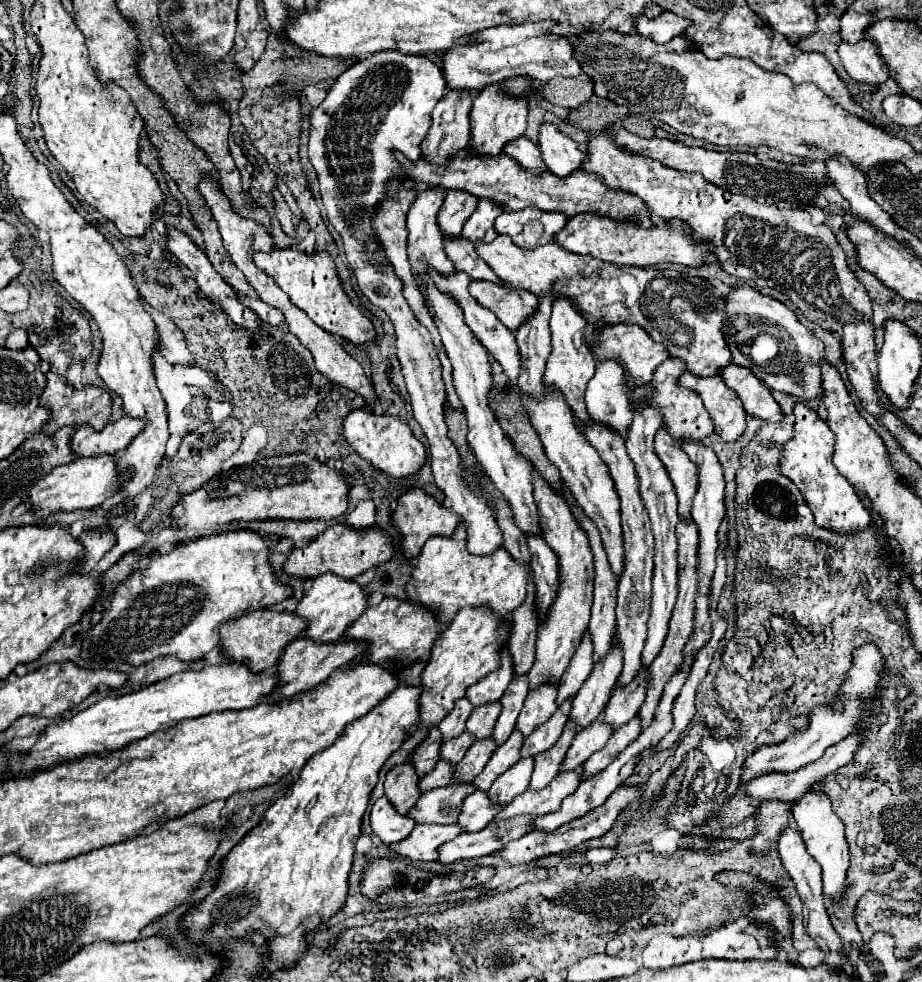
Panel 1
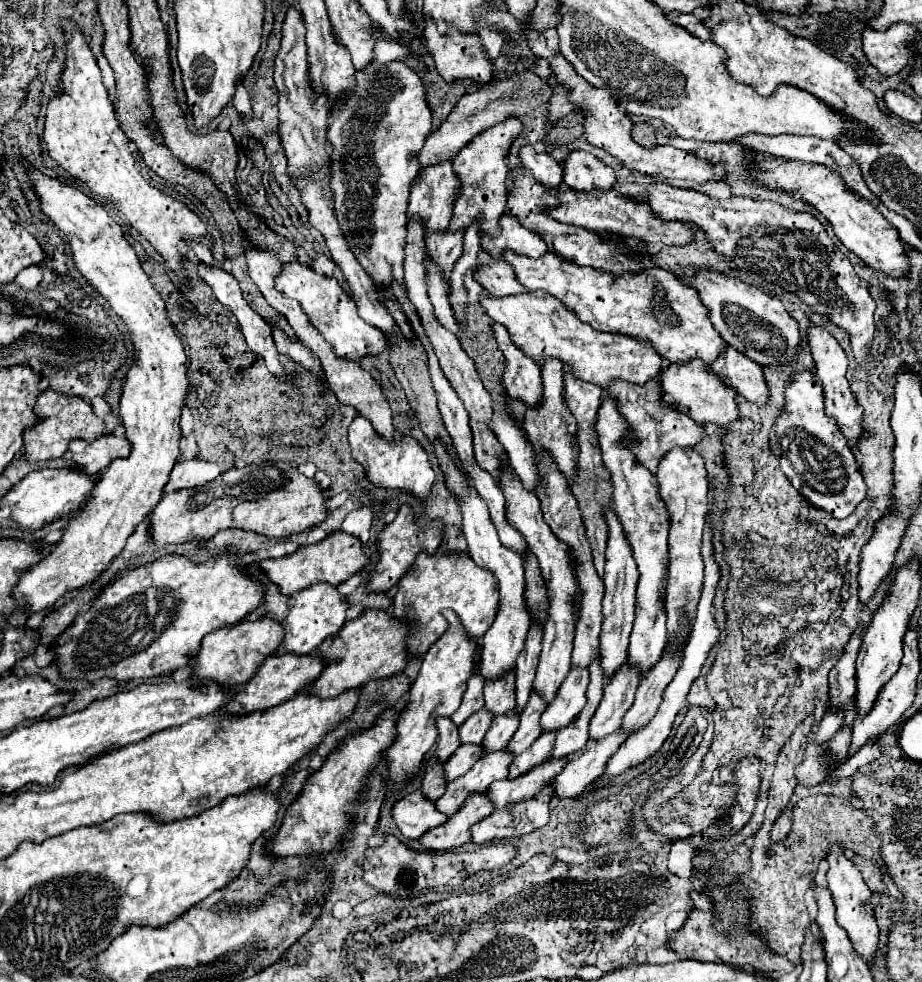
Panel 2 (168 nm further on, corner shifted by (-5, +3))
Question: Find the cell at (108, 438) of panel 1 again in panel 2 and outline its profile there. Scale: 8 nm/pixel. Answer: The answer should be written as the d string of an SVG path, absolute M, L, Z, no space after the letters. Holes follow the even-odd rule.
M113 434L99 436L95 442L73 440L69 444L69 454L75 464L85 474L99 474L103 468L109 466L115 458L127 458L131 452L131 444L125 436L117 438Z

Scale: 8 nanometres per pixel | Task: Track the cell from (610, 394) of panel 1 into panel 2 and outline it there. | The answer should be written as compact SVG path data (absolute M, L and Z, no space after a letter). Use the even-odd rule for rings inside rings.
M603 400L599 408L599 422L597 422L597 434L599 434L599 446L603 452L603 462L607 470L611 472L613 482L613 510L617 512L619 520L623 522L623 530L627 536L627 542L631 546L633 558L639 568L639 584L637 584L637 604L635 604L635 624L631 632L631 644L629 644L629 662L639 668L641 674L645 674L649 668L653 668L667 644L667 628L665 628L665 588L669 580L669 552L667 552L667 532L669 532L669 512L659 498L657 492L657 478L635 460L635 456L623 448L621 438L629 430L629 424L619 414L613 400Z

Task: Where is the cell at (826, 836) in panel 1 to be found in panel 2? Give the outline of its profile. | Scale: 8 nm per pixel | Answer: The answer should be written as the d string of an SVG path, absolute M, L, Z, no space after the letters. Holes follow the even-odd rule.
M837 844L831 846L827 862L831 866L827 872L827 882L829 882L829 890L837 908L837 924L847 930L855 952L867 964L871 964L875 960L877 944L879 944L879 926L875 922L875 906L871 902L871 890L867 888L861 872L855 868L855 864L845 856L845 852Z

